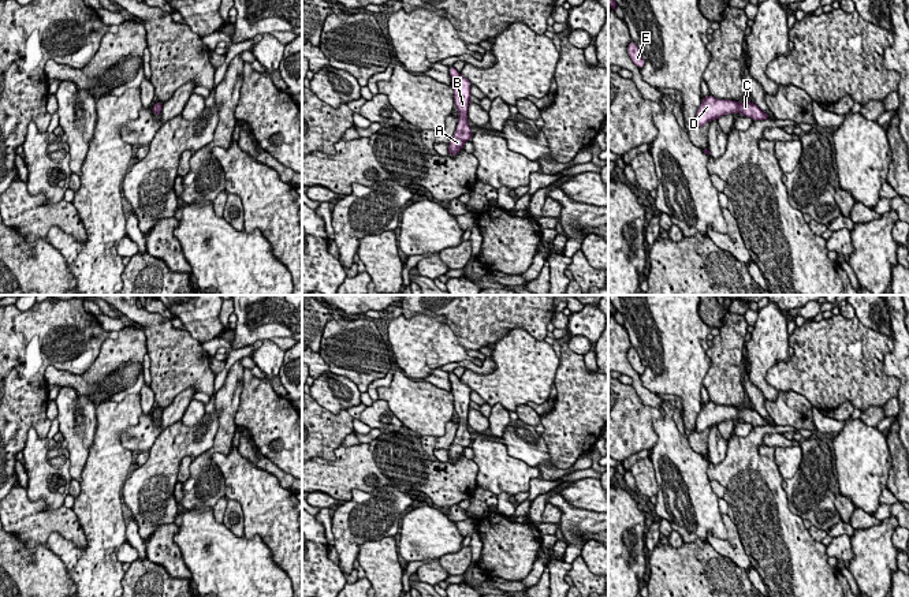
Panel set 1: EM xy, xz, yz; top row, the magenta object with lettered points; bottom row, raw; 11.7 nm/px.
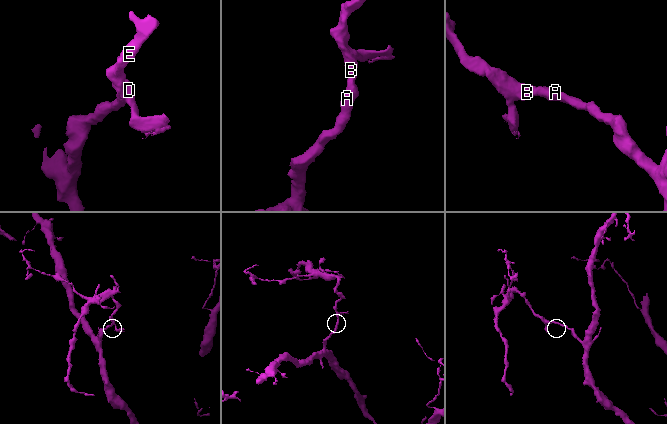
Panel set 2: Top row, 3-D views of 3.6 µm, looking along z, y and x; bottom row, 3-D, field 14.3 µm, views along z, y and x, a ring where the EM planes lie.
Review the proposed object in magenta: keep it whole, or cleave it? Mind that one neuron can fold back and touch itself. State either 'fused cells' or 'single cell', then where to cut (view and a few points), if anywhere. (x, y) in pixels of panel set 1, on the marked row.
single cell | no cut

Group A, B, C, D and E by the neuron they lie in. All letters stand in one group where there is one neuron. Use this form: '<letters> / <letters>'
A B C D E

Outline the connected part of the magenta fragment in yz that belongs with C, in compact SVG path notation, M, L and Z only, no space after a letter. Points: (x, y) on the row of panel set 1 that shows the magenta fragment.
M711 94L703 97L701 104L696 113L696 127L701 128L709 120L718 120L726 113L742 113L744 116L750 117L752 120L765 120L770 116L763 112L755 102L745 101L737 102L731 100L718 100Z

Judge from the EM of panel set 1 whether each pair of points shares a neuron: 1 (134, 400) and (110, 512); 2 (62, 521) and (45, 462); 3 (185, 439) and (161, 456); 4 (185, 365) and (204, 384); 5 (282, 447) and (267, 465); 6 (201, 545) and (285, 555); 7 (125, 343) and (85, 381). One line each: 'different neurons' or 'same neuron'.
1: same neuron
2: different neurons
3: same neuron
4: same neuron
5: different neurons
6: different neurons
7: same neuron

